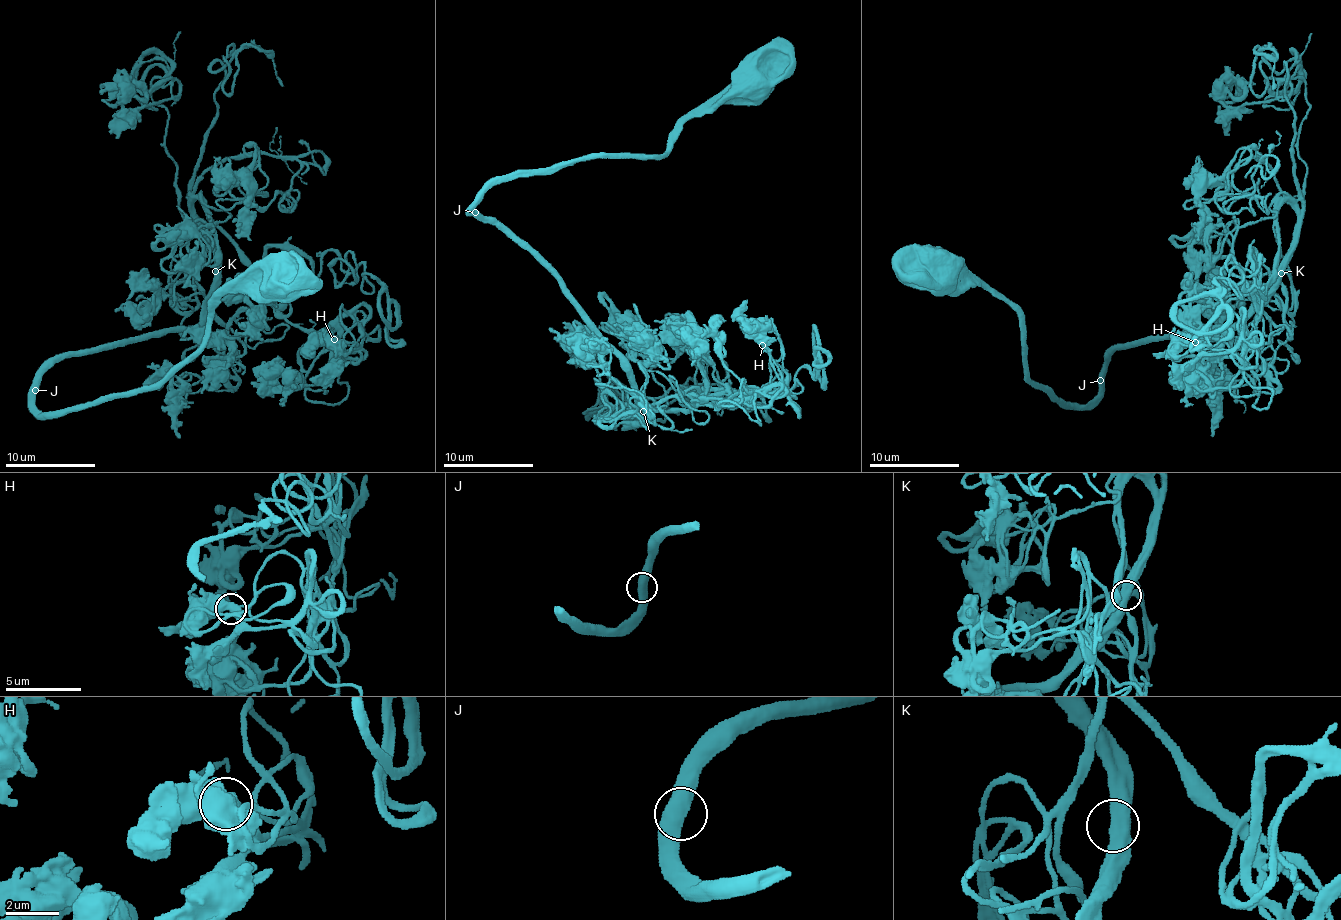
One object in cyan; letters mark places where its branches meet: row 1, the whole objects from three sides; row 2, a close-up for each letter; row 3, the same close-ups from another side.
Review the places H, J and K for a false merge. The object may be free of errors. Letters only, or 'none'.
none

